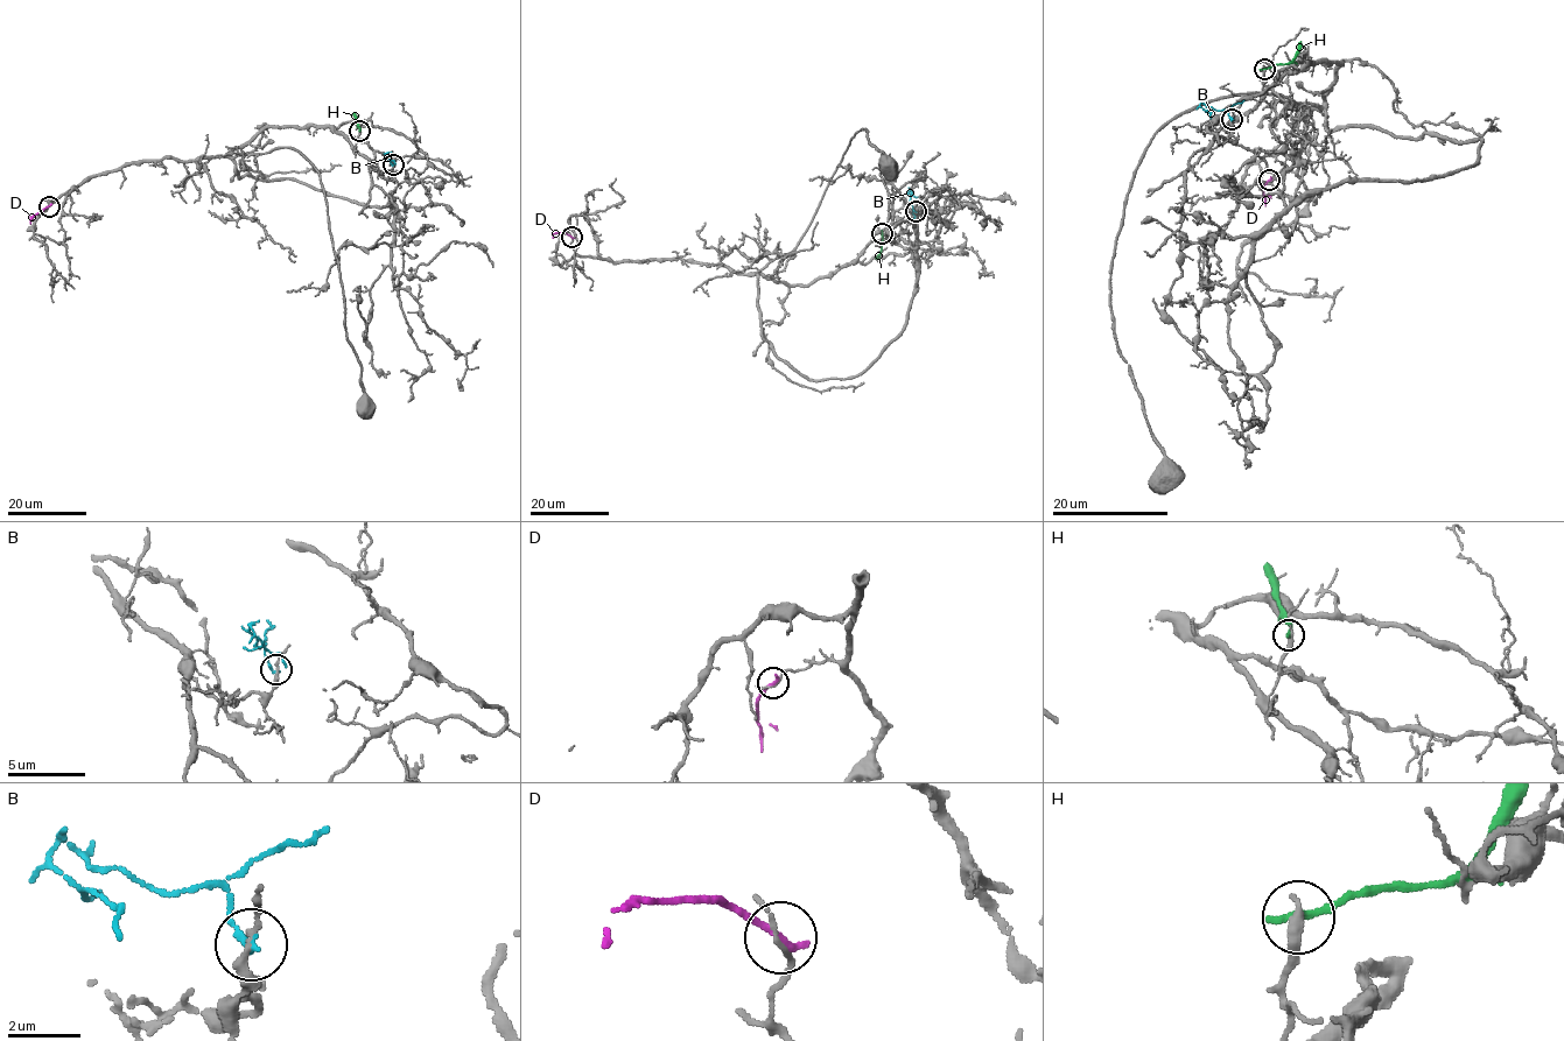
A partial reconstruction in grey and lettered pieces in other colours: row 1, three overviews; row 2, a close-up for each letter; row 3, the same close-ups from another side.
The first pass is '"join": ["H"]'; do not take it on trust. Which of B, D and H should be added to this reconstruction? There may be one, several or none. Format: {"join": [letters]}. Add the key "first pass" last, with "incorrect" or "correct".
{"join": [], "first pass": "incorrect"}

